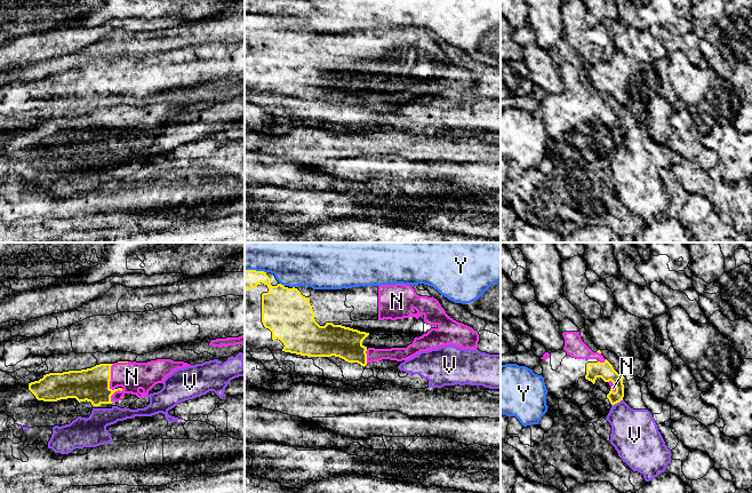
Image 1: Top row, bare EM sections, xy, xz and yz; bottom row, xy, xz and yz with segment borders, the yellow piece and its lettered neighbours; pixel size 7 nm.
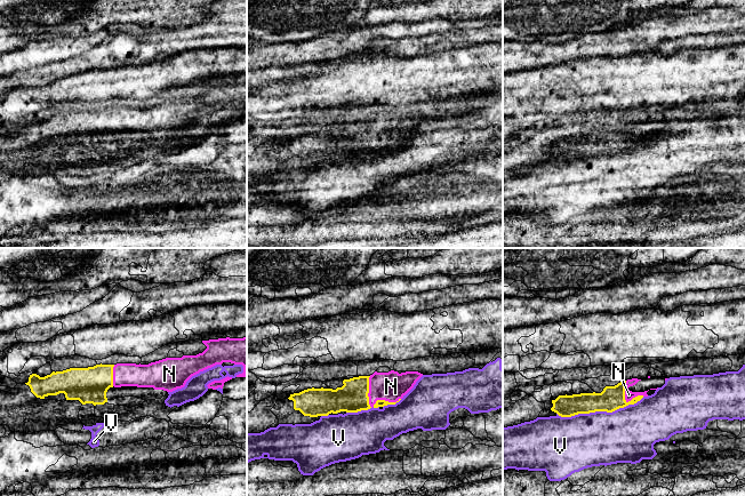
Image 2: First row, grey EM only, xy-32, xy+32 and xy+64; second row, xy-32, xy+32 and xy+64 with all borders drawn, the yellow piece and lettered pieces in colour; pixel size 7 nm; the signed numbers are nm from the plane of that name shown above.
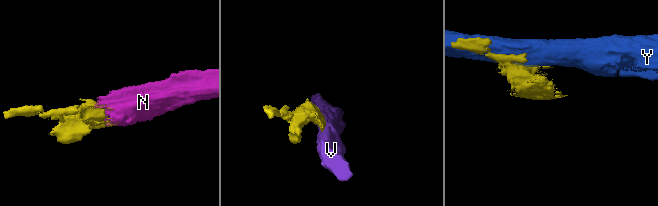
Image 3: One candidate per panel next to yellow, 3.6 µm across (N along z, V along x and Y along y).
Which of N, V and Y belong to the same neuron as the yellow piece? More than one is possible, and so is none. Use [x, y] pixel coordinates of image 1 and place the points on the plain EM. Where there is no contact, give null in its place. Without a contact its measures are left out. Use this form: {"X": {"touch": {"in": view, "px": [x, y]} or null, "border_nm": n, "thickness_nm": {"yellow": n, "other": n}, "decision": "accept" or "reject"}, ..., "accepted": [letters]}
{"N": {"touch": {"in": "xy", "px": [109, 127]}, "border_nm": 280, "thickness_nm": {"yellow": 240, "other": 200}, "decision": "reject"}, "V": {"touch": {"in": "yz", "px": [616, 146]}, "border_nm": 90, "thickness_nm": {"yellow": 120, "other": 320}, "decision": "reject"}, "Y": {"touch": {"in": "xz", "px": [255, 14]}, "border_nm": 150, "thickness_nm": {"yellow": 170, "other": 220}, "decision": "reject"}, "accepted": []}

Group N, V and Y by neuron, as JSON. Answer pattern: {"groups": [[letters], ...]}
{"groups": [["N"], ["V"], ["Y"]]}

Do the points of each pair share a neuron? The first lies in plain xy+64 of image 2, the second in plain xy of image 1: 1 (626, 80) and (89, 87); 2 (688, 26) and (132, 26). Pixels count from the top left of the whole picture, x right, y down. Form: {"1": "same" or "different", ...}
{"1": "same", "2": "same"}

